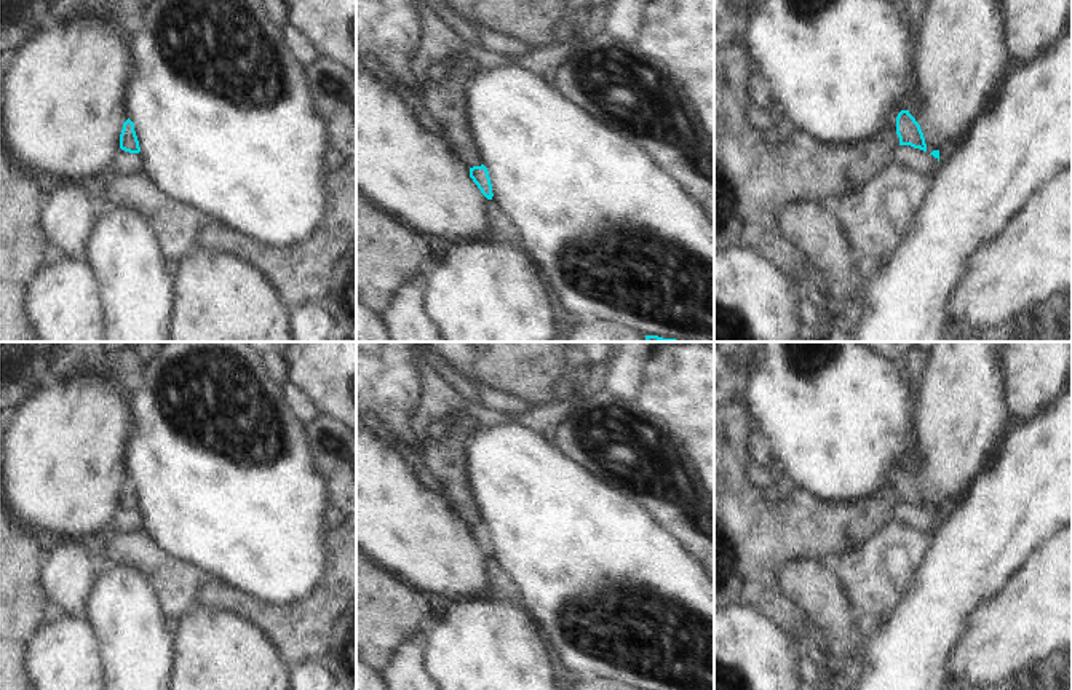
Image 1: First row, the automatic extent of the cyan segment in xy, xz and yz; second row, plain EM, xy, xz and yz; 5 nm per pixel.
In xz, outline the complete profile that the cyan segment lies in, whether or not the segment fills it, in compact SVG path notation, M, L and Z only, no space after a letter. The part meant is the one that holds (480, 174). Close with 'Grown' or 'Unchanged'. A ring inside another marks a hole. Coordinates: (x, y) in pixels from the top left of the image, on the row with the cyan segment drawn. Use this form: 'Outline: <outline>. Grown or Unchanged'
Outline: M484 165L470 168L470 177L478 185L481 193L487 200L492 200L494 193L492 193L492 184L490 184L490 177L489 177L487 168Z. Unchanged

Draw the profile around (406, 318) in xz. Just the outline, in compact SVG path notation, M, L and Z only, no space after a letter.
M420 278L399 288L393 303L382 316L391 342L444 342L438 326L427 313Z

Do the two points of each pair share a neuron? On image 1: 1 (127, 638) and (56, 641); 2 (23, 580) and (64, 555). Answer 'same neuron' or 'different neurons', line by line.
1: different neurons
2: different neurons

